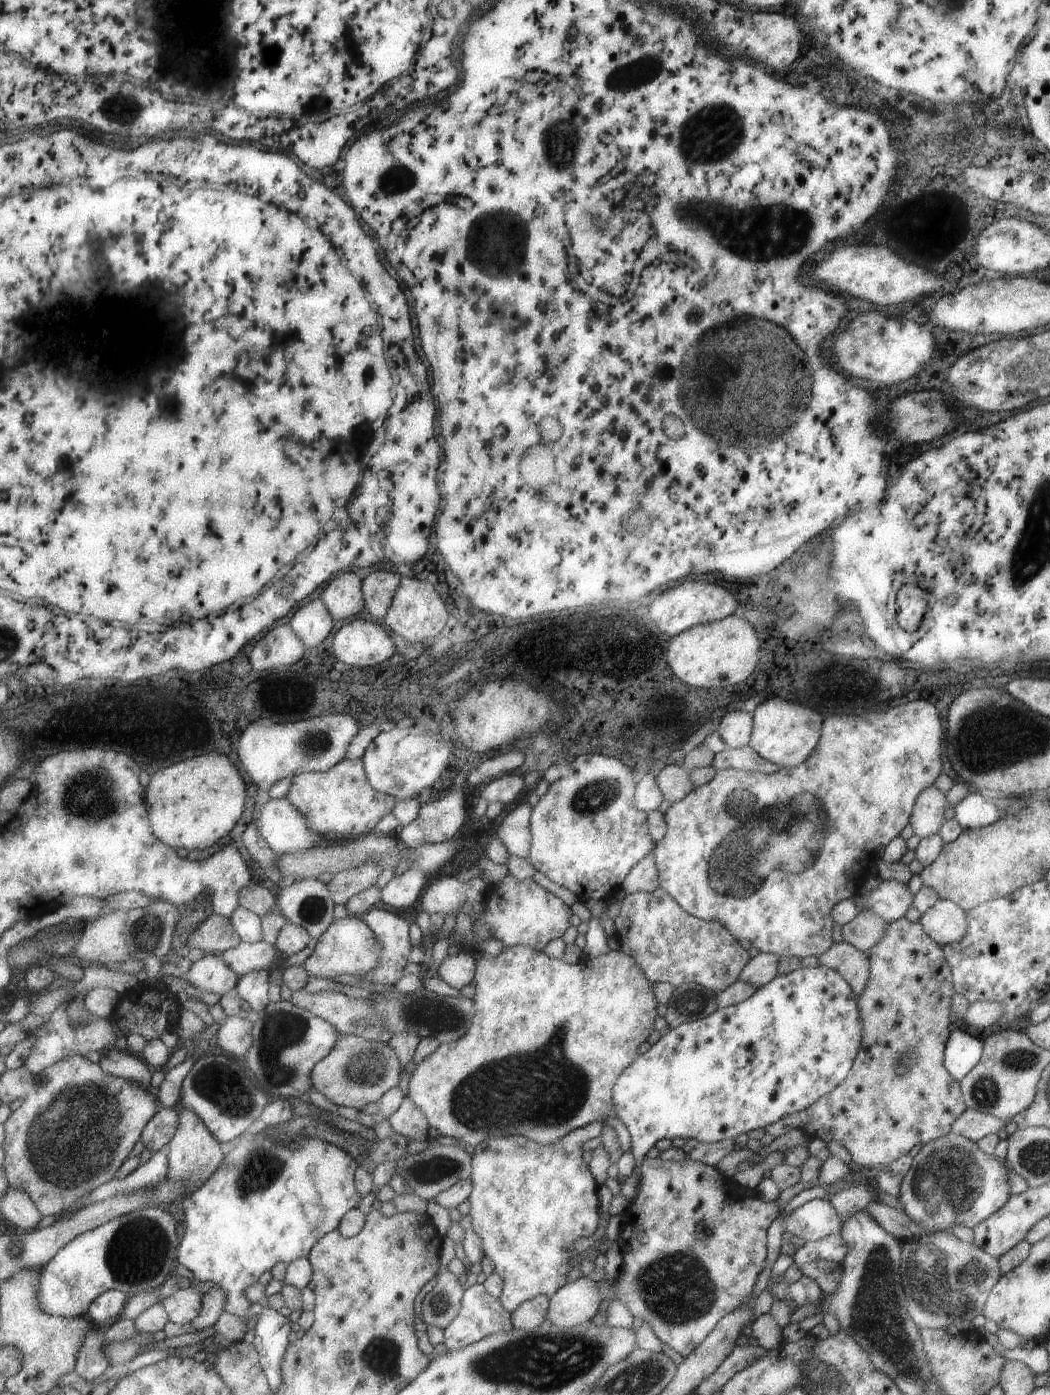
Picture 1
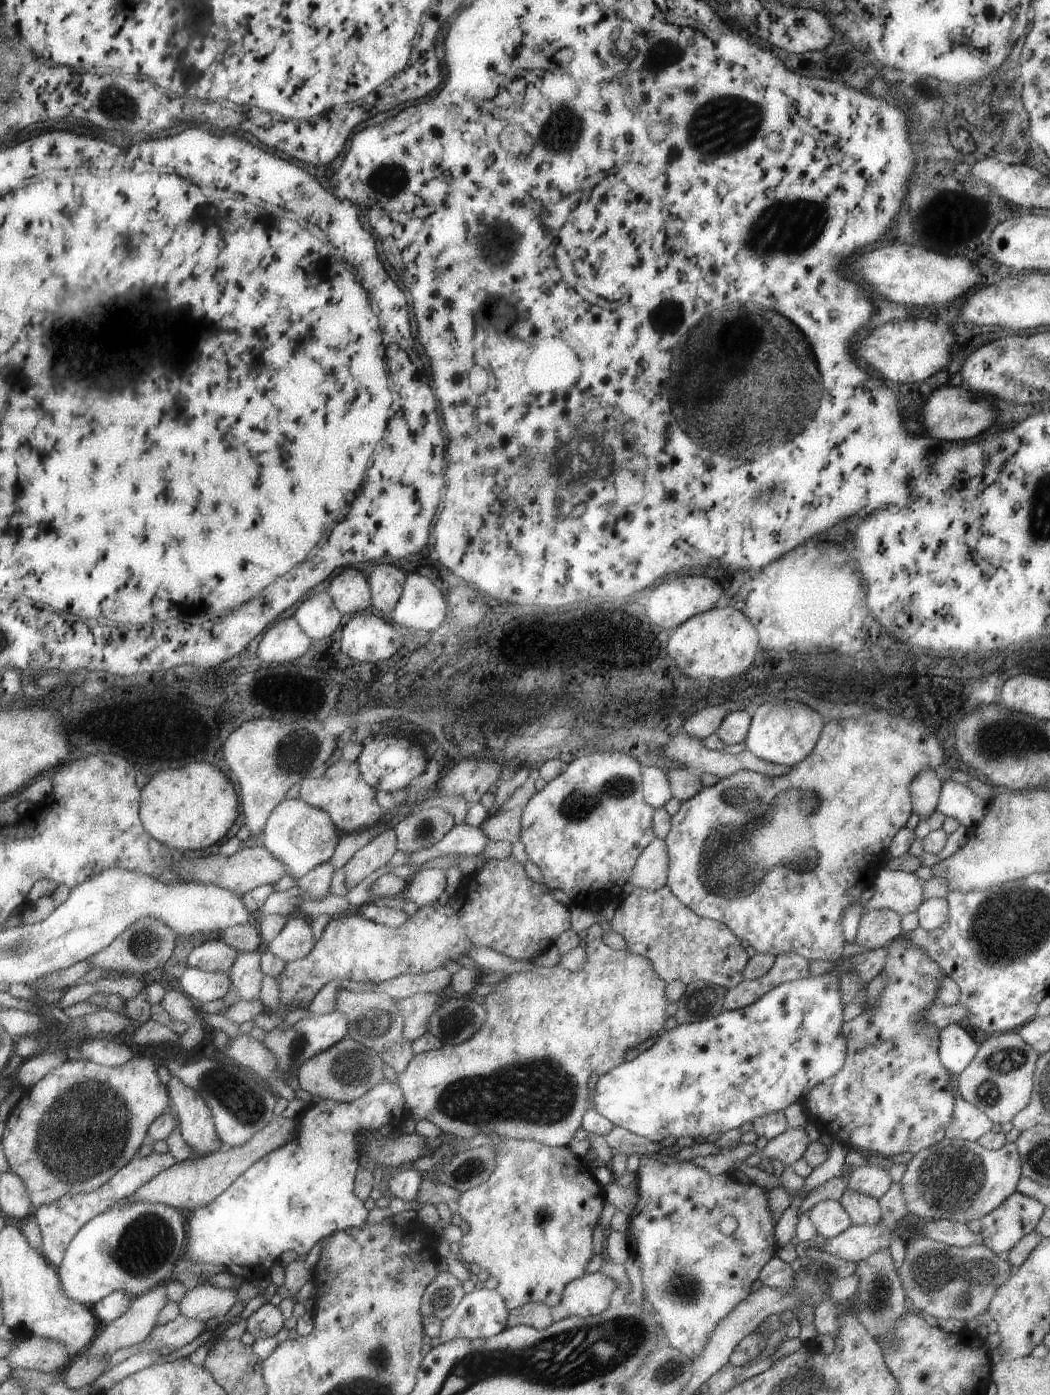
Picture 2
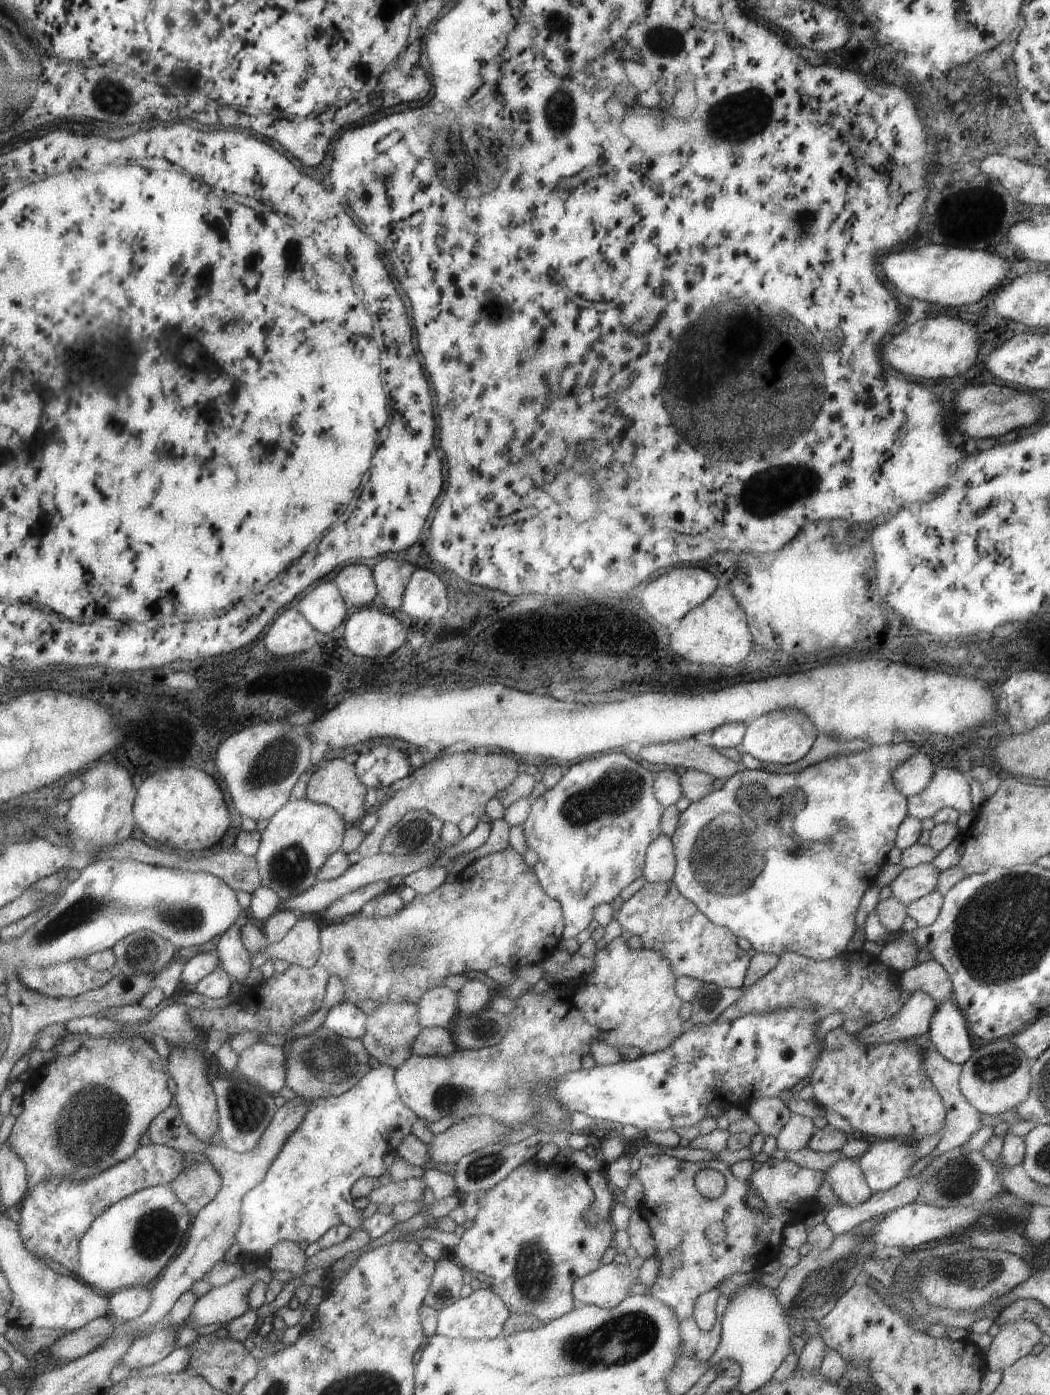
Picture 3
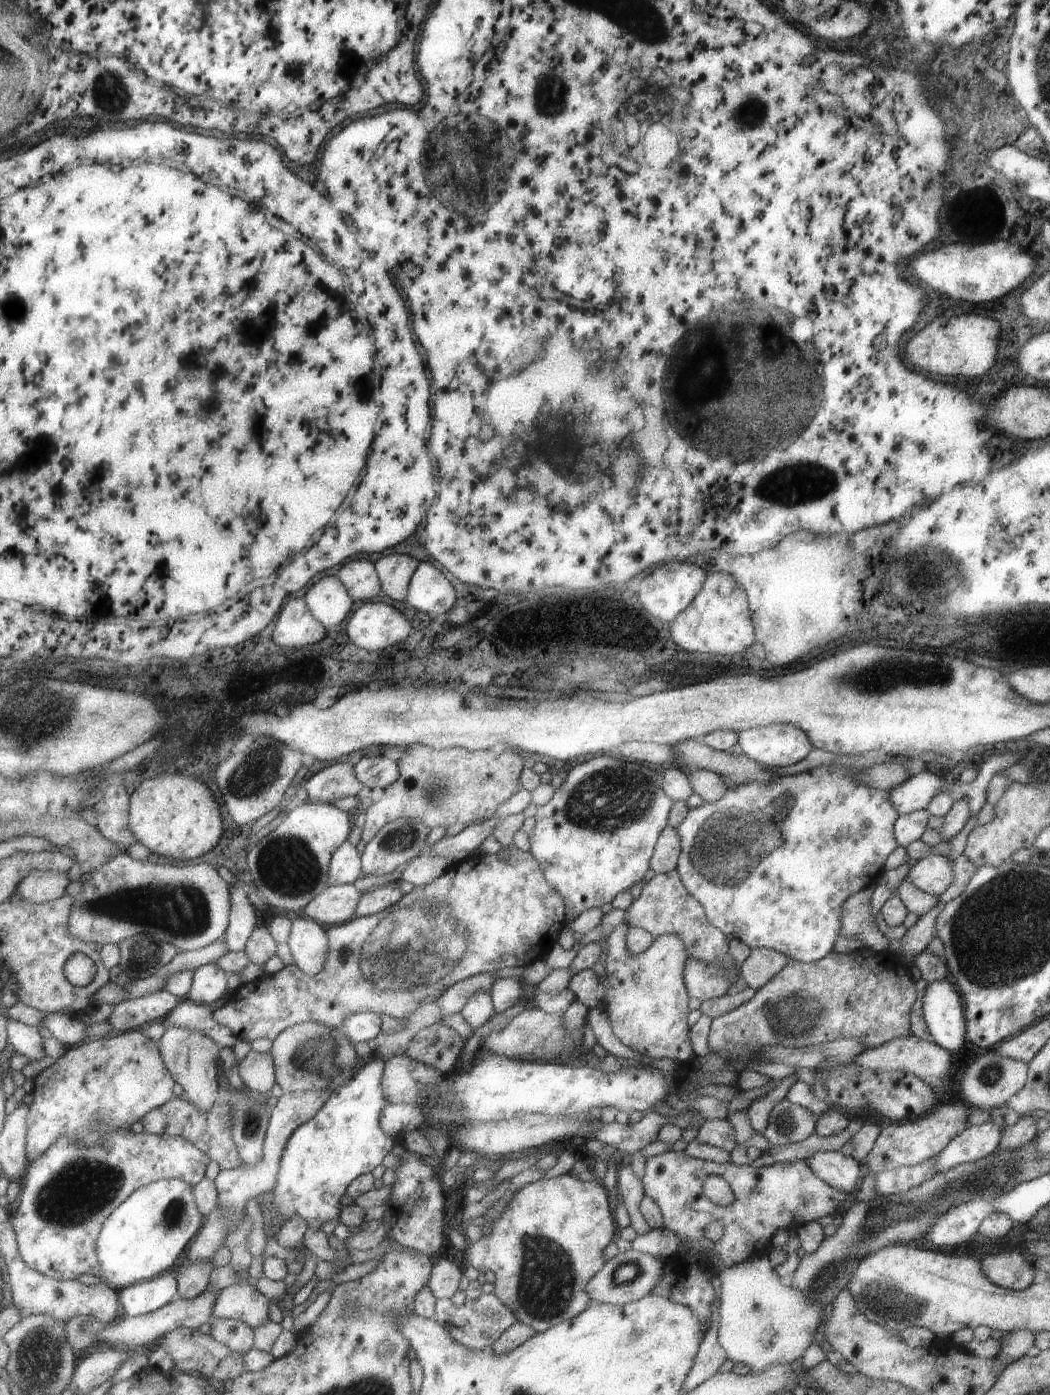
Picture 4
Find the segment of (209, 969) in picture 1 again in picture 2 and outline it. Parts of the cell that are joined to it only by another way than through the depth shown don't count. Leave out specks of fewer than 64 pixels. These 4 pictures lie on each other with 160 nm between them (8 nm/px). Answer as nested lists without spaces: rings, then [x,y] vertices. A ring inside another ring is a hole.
[[[187,967],[180,978],[185,993],[195,1002],[218,1001],[234,988],[231,977],[226,972],[204,971]]]

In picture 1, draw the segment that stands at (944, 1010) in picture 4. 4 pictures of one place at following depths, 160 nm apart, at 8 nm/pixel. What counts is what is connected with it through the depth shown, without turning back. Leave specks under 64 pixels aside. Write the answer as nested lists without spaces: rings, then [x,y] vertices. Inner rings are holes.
[[[959,1028],[951,1030],[942,1052],[945,1070],[958,1081],[979,1062],[983,1041]]]

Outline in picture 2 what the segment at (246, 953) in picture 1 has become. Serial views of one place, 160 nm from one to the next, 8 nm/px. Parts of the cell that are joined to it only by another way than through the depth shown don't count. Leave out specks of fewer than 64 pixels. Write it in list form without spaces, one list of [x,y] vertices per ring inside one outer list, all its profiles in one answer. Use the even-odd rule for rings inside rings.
[[[212,936],[195,947],[189,954],[187,966],[204,971],[221,971],[229,974],[240,951],[228,945],[225,941]]]

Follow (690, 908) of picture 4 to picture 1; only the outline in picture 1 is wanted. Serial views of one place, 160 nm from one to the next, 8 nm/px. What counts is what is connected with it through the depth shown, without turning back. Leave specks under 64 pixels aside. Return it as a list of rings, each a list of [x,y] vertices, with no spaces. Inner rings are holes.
[[[661,887],[651,892],[626,893],[617,916],[613,919],[614,936],[619,948],[628,954],[652,983],[667,983],[676,987],[681,983],[695,983],[721,992],[738,980],[739,971],[748,962],[749,954],[733,938],[726,927],[716,920],[704,921],[687,914]]]

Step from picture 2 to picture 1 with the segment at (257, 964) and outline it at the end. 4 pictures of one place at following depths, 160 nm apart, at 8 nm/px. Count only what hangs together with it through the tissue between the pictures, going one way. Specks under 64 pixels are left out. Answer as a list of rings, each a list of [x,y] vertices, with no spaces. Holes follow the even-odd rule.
[[[267,969],[252,970],[239,977],[236,986],[247,1009],[263,1012],[270,1005],[270,971]]]

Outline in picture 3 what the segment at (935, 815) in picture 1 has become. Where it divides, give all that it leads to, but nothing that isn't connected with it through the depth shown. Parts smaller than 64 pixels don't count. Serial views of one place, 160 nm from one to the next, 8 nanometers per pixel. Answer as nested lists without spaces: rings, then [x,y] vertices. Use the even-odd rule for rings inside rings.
[[[913,753],[891,773],[893,786],[905,797],[921,792],[933,774],[935,765],[927,756]]]

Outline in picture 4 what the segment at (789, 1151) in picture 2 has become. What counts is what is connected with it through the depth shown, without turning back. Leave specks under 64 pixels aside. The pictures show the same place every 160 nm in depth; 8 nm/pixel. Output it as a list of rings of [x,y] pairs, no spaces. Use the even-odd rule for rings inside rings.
[[[783,1097],[771,1108],[766,1128],[761,1134],[770,1145],[798,1143],[814,1131],[816,1119],[808,1108]]]

